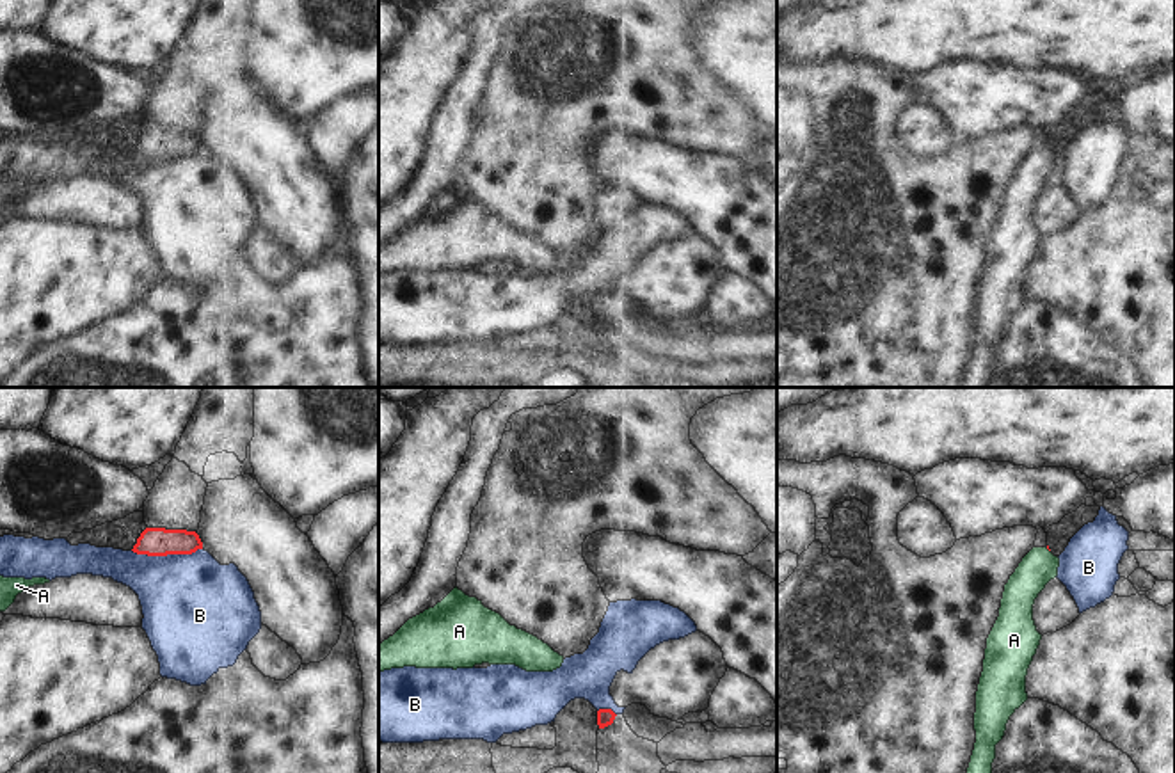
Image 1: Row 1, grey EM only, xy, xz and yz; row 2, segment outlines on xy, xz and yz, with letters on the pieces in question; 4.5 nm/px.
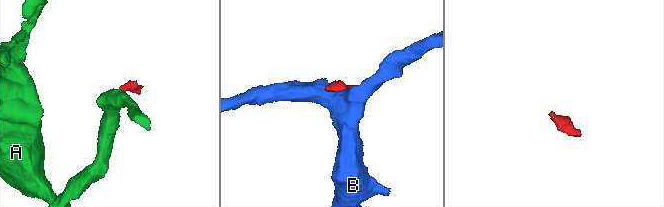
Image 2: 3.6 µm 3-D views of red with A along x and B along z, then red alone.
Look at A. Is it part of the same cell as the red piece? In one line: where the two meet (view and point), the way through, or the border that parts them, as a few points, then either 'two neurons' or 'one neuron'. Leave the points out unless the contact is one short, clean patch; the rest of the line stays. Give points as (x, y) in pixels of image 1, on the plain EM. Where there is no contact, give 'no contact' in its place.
no contact; one neuron

